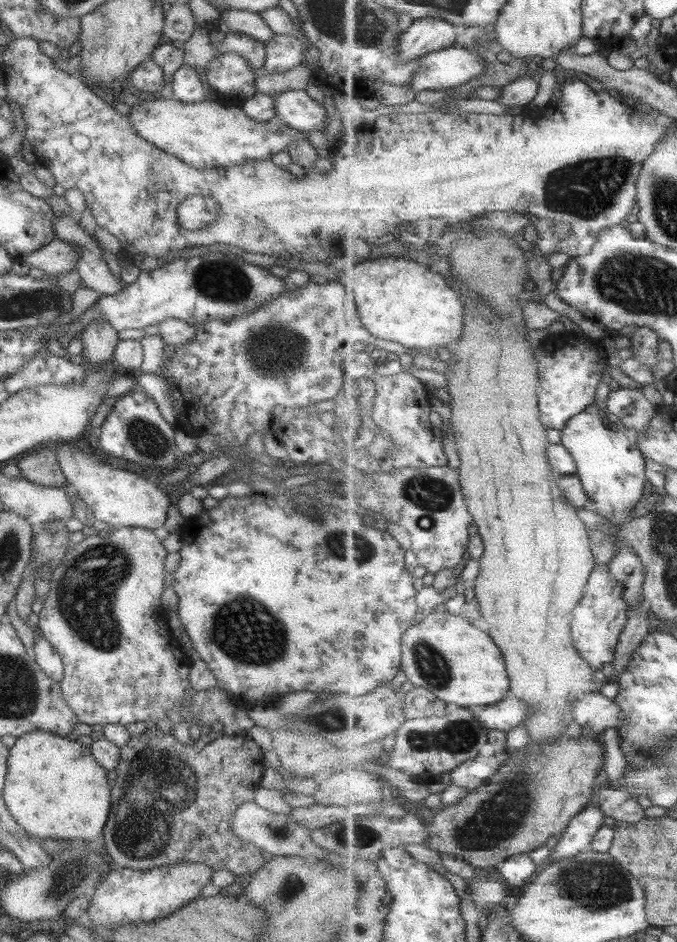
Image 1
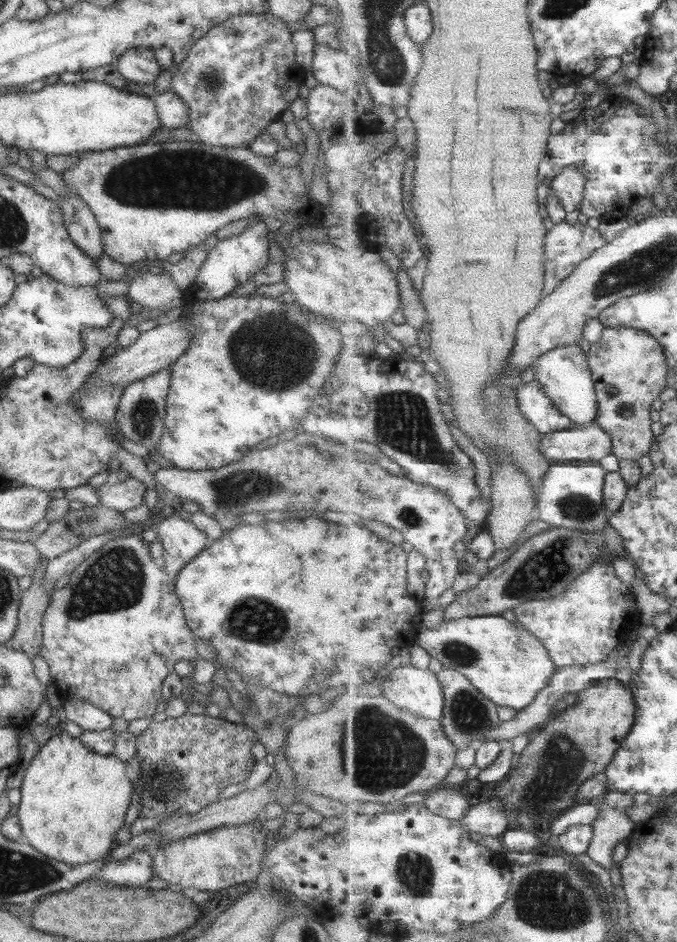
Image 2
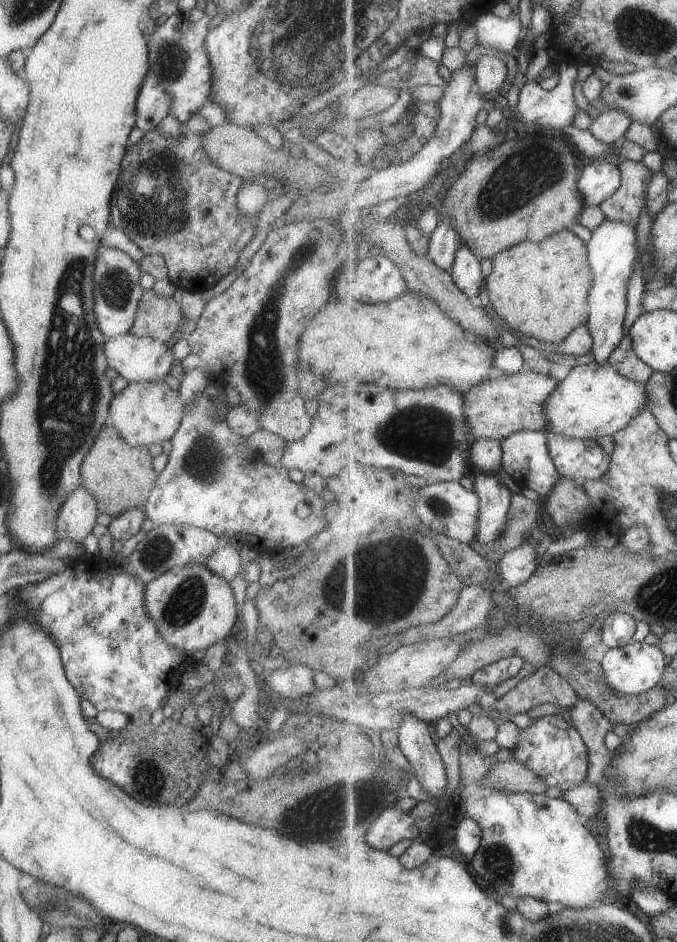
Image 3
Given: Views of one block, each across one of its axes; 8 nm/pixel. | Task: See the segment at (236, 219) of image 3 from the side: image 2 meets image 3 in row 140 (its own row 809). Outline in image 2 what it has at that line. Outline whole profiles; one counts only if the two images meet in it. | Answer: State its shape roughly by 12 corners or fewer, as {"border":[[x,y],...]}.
{"border":[[205,713],[136,739],[139,821],[193,815],[248,778],[257,740]]}

